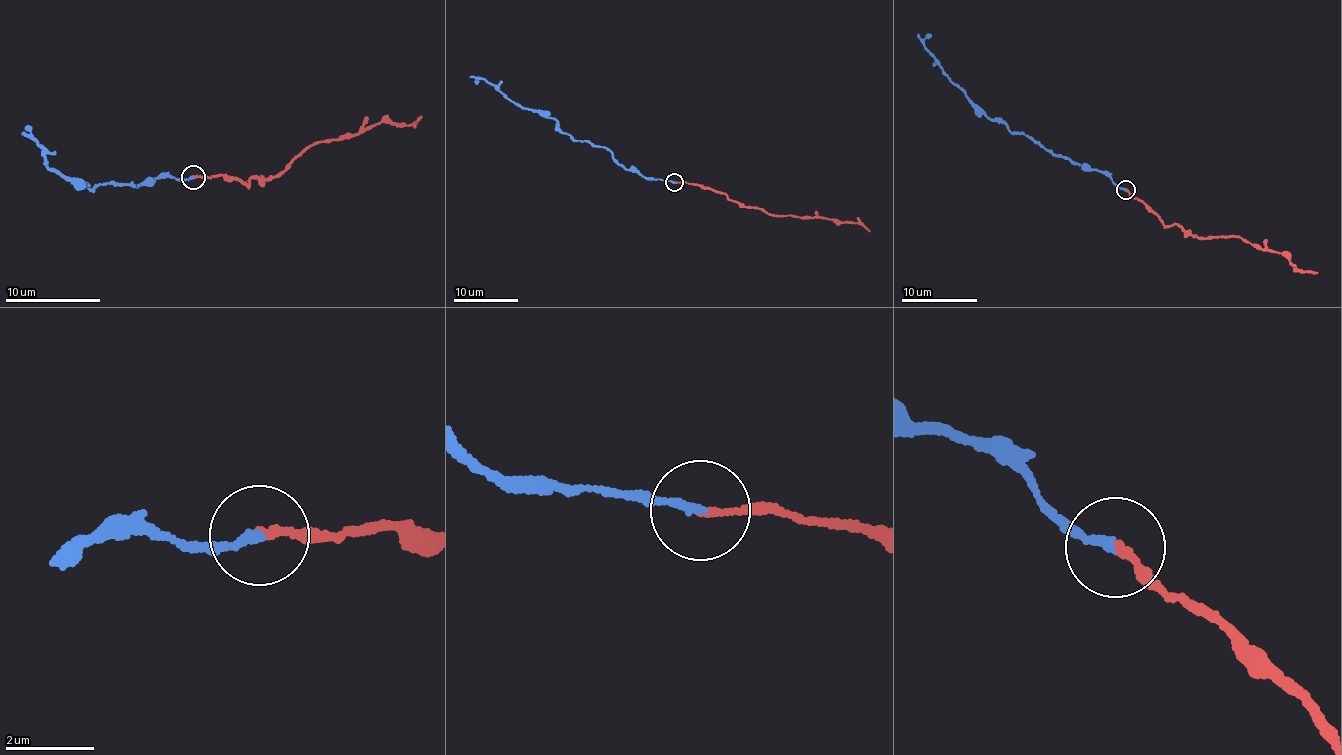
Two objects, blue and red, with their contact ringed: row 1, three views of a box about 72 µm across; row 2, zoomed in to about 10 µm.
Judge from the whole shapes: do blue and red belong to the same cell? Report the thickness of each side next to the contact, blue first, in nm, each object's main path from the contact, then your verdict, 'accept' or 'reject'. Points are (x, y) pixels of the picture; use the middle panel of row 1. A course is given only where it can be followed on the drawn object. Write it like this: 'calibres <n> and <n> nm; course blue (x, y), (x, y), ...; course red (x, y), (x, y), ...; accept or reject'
calibres 200 and 160 nm; course blue (674, 183), (645, 179), (604, 147), (576, 141), (551, 117), (518, 106), (484, 80), (469, 77); course red (674, 183), (702, 184), (725, 193), (743, 205), (780, 215), (816, 216), (859, 222), (869, 231); accept

